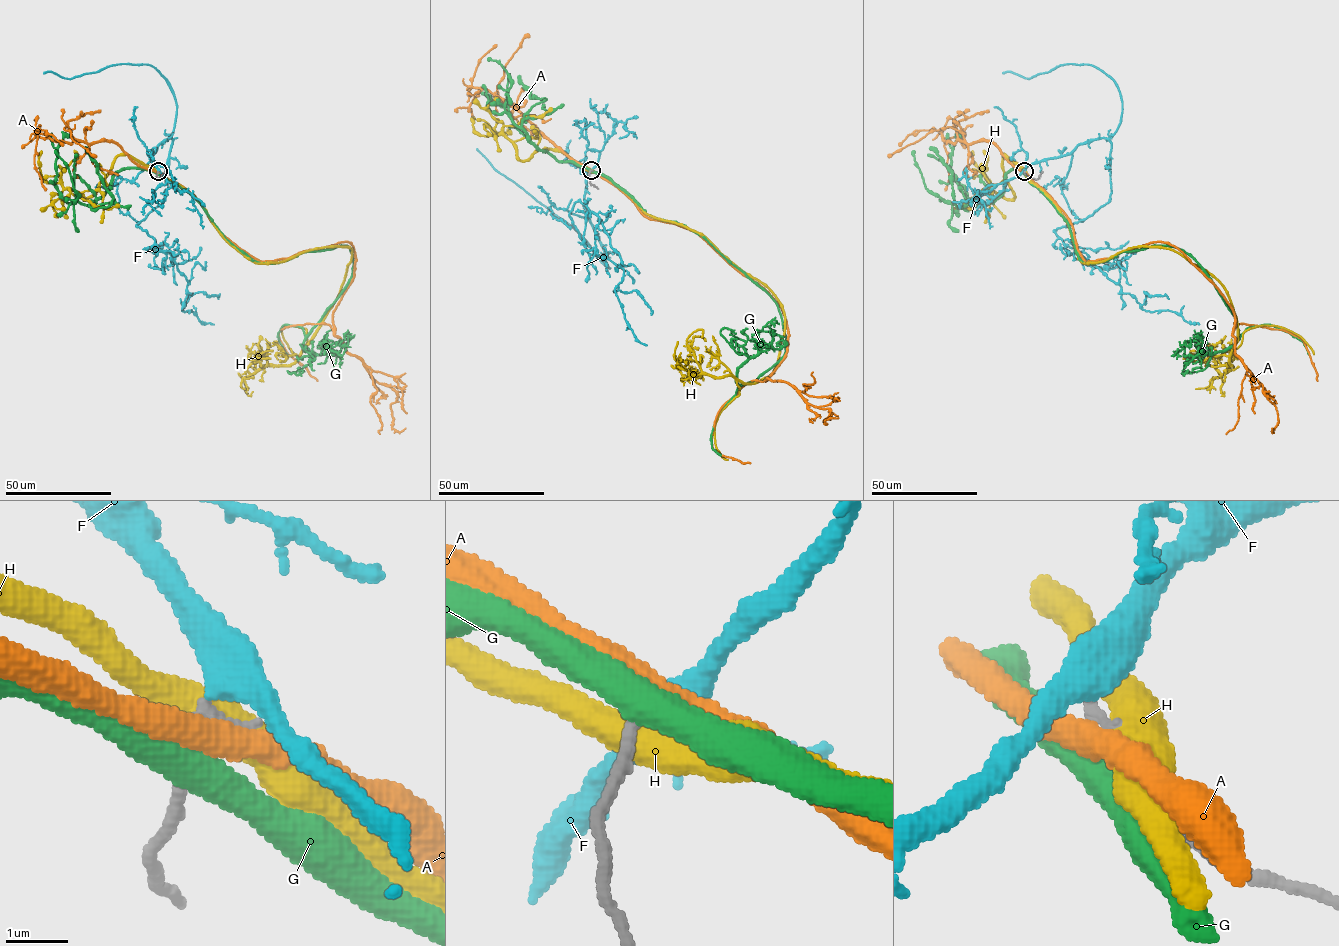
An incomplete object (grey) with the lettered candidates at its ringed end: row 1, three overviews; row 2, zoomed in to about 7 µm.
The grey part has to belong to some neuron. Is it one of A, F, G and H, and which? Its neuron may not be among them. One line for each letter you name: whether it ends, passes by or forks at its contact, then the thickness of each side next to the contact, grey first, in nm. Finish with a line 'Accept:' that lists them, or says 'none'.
F: it passes by; calibres 220 and 420 nm
Accept: F

